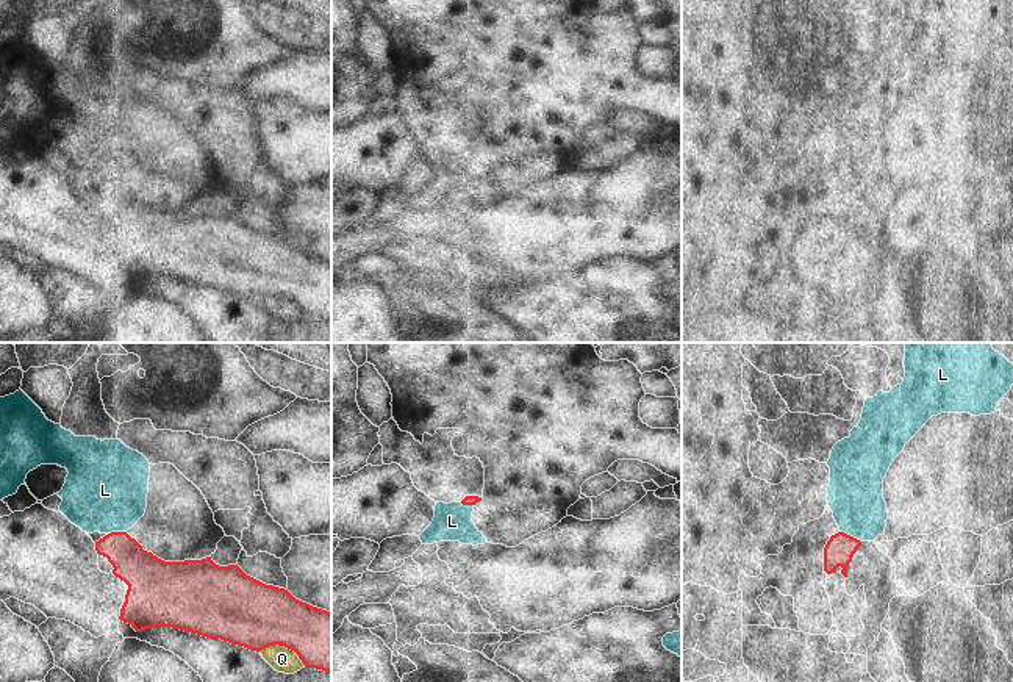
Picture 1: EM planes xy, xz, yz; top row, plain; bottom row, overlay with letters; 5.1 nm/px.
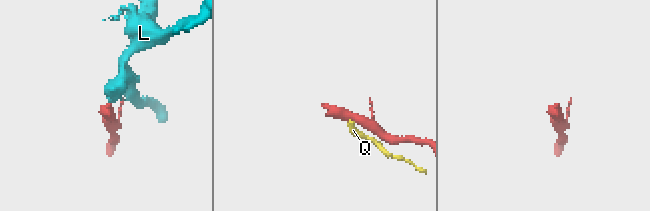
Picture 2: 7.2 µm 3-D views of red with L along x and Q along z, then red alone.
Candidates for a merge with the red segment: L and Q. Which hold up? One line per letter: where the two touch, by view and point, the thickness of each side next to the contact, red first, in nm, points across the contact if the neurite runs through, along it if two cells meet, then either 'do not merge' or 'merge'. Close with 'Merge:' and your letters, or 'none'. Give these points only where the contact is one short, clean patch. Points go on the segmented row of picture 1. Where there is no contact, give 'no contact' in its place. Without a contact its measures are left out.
L: contact yz (849, 535); calibres 150 and 280 nm; border yz (840, 531), (860, 542); do not merge
Q: contact xy (283, 645); calibres 340 and 130 nm; border xy (258, 651), (283, 645), (305, 667); do not merge
Merge: none

